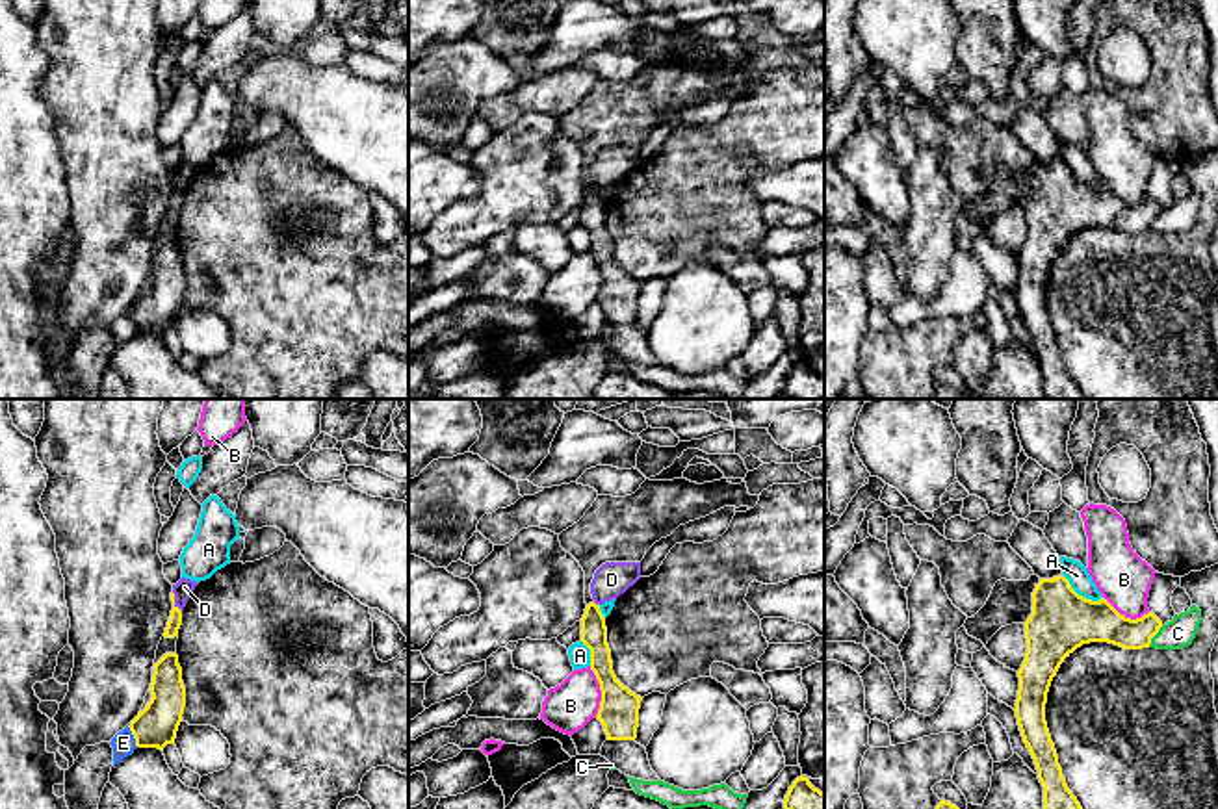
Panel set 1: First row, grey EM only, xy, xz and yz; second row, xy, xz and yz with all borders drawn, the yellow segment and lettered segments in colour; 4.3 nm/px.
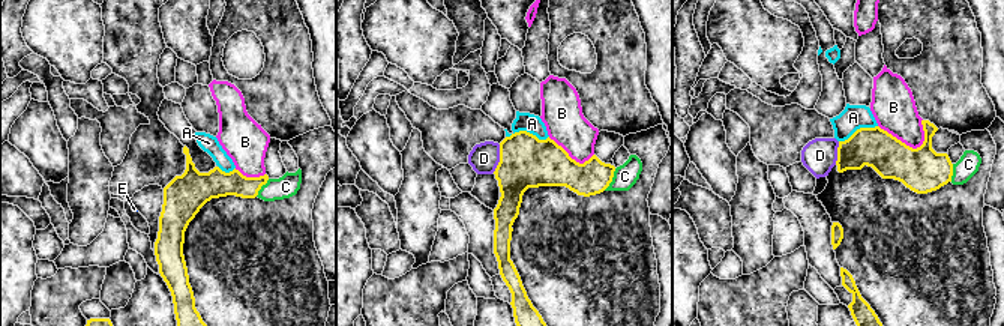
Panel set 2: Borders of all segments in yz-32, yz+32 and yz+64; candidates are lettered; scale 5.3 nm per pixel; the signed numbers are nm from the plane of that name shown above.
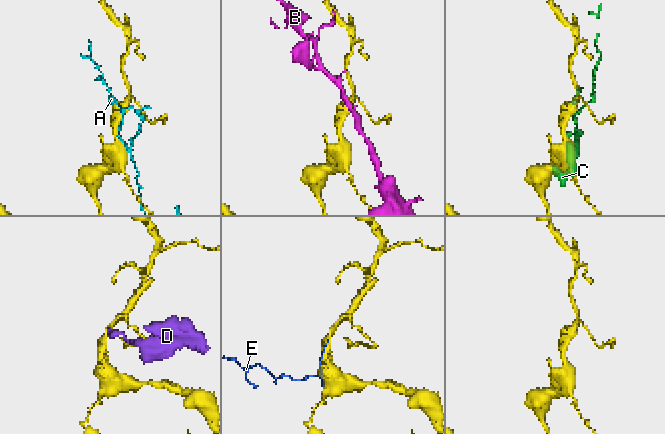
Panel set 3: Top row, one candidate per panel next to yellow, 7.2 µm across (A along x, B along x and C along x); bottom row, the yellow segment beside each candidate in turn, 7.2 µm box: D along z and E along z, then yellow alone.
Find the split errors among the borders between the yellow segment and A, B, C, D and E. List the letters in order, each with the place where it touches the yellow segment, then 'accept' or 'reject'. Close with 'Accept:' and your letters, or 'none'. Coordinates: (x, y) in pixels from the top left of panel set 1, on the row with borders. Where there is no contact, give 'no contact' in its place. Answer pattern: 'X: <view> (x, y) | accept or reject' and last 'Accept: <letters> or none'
A: yz (1081, 596) | reject
B: xz (602, 693) | reject
C: yz (1153, 635) | reject
D: xy (173, 602) | reject
E: xy (134, 735) | reject
Accept: none

